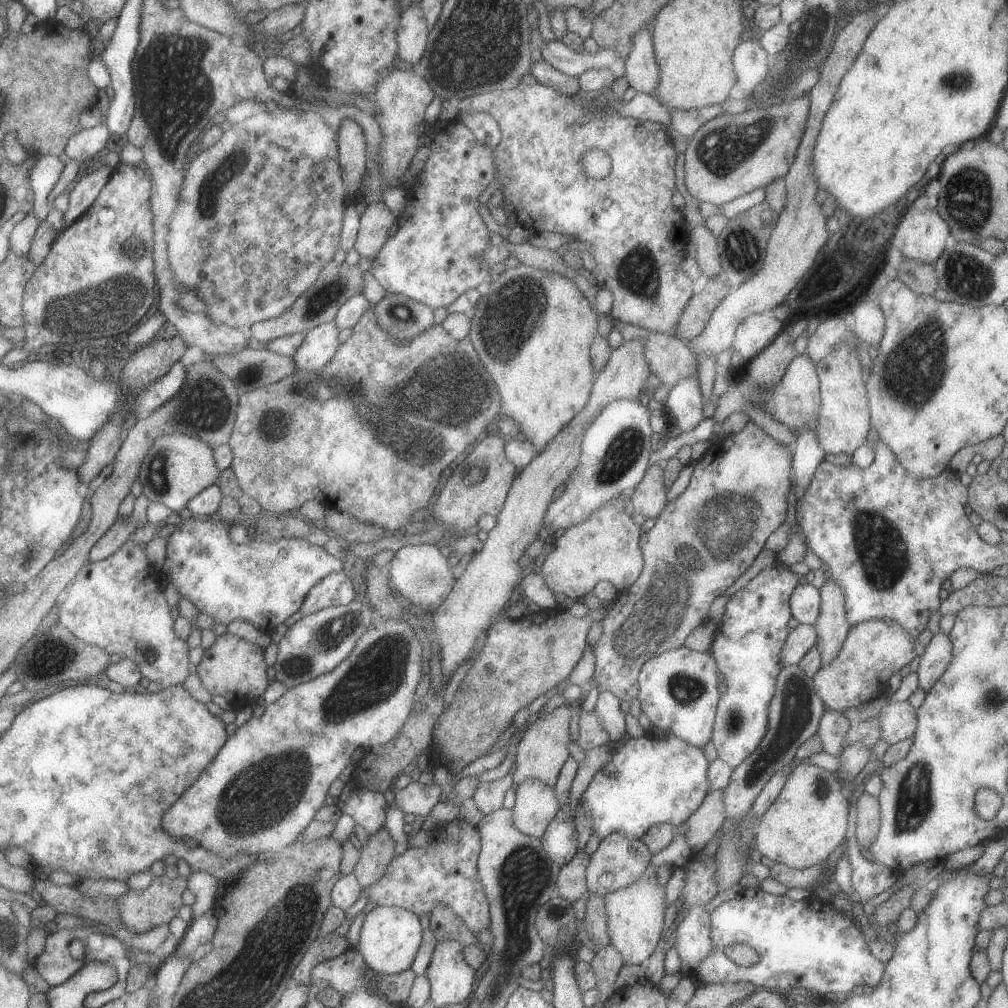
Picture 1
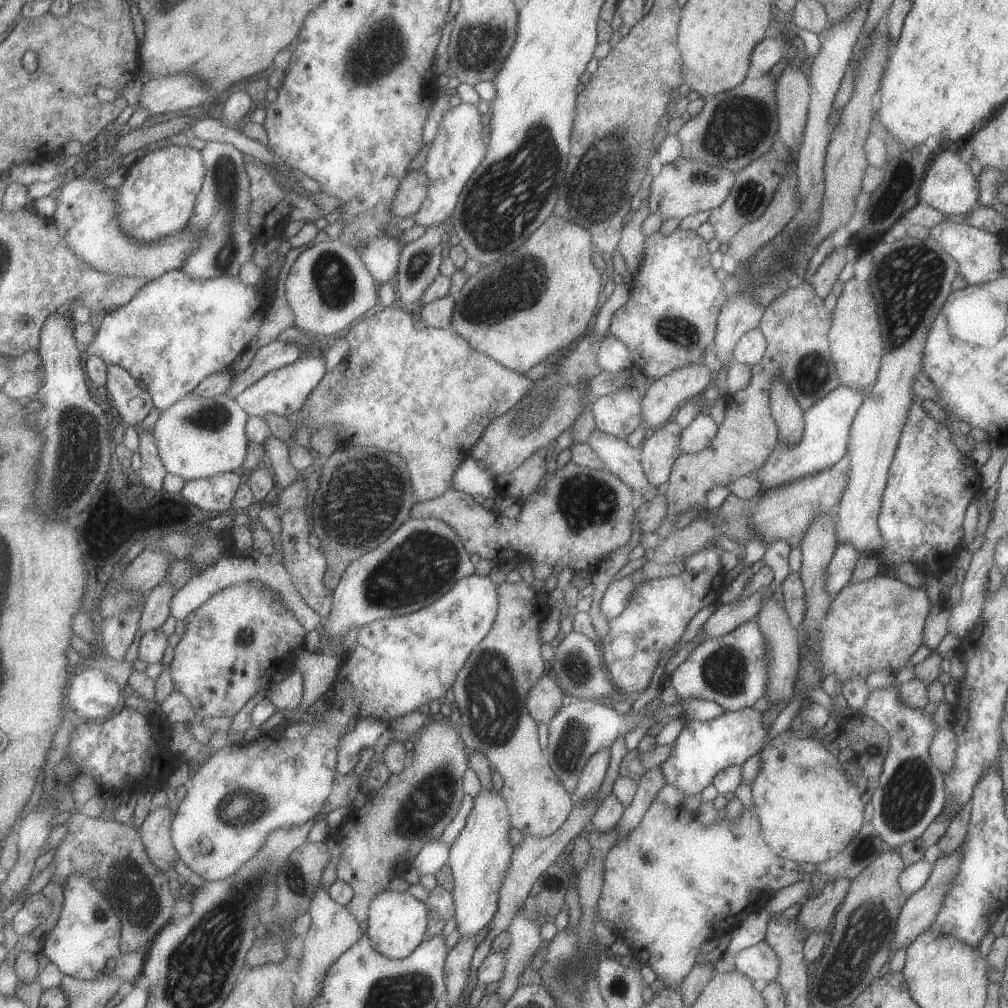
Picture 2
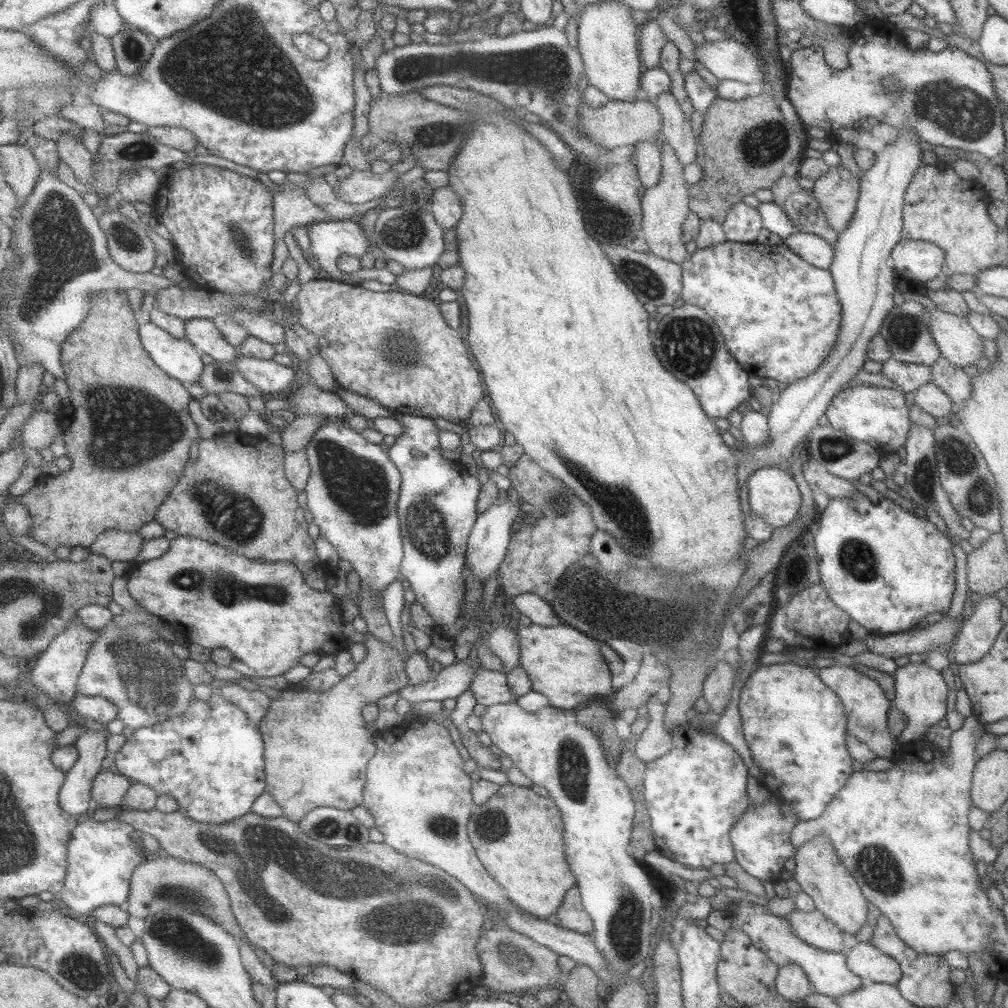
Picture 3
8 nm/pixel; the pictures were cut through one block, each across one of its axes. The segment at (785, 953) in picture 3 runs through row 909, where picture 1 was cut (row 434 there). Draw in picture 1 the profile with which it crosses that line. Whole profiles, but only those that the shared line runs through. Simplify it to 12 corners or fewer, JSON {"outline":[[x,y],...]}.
{"outline":[[710,443],[643,535],[592,679],[637,698],[787,518],[793,444]]}

